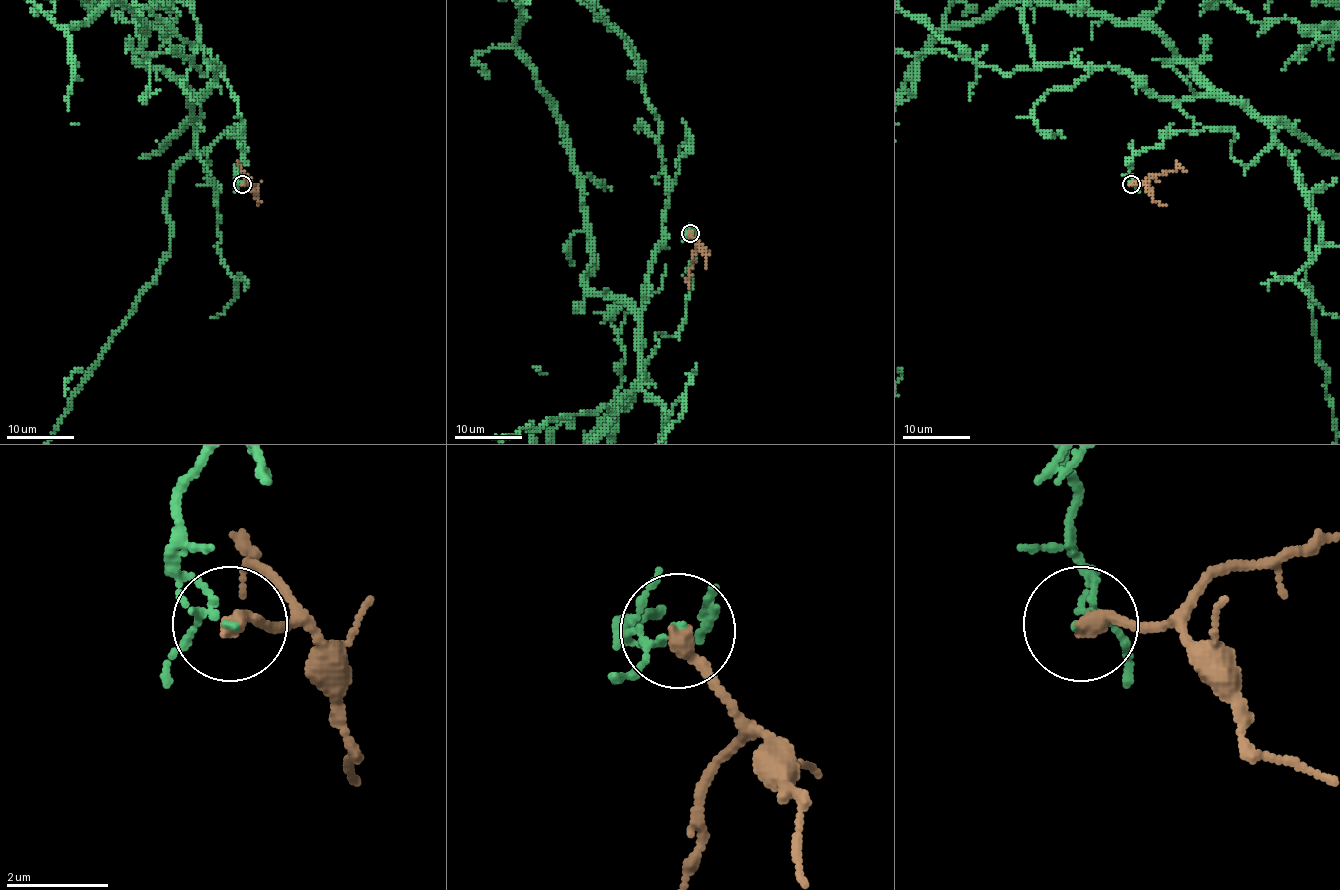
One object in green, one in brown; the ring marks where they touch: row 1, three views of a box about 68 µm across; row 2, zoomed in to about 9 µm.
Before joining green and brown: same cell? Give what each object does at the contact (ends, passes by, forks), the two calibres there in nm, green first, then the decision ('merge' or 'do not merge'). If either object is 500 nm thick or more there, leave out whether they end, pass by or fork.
green passes by; brown ends; calibres 110 and 340 nm; do not merge

